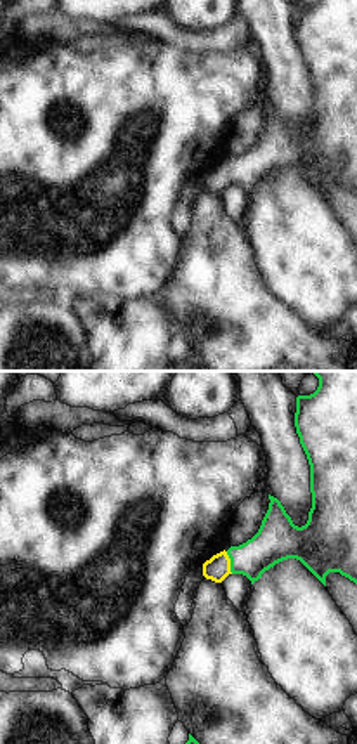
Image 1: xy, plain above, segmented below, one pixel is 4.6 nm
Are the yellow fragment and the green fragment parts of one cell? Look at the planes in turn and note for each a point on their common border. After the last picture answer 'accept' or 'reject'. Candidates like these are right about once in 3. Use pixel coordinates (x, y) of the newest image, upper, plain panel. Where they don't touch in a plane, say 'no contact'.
(229, 174)

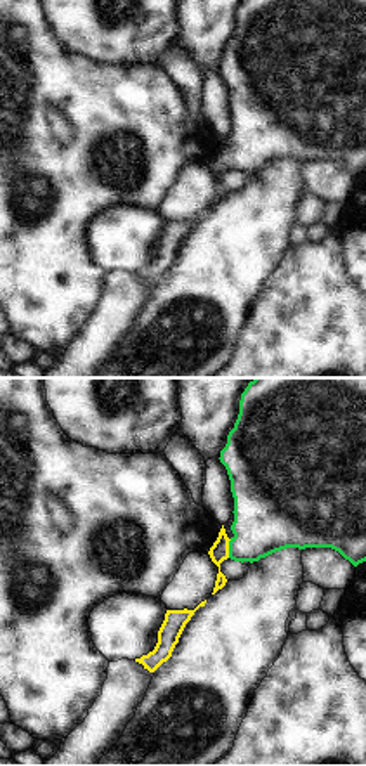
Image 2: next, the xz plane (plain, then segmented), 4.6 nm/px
(228, 160)

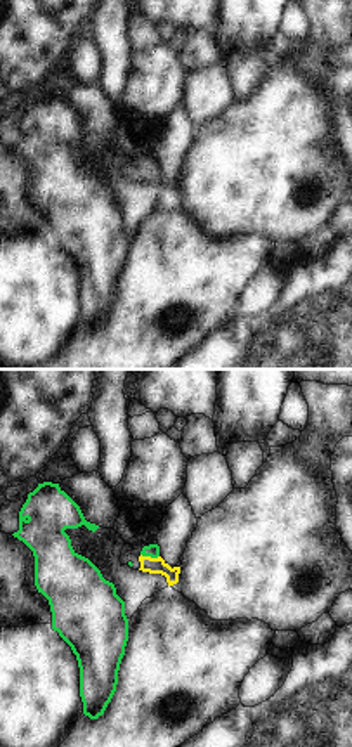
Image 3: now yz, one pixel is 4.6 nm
(149, 168)

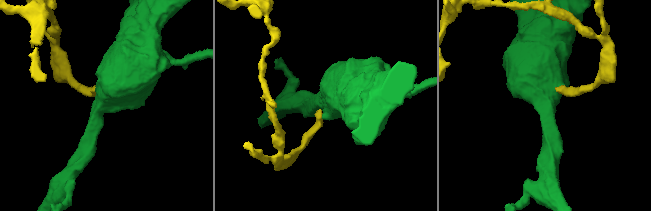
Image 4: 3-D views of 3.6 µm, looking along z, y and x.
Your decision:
accept

